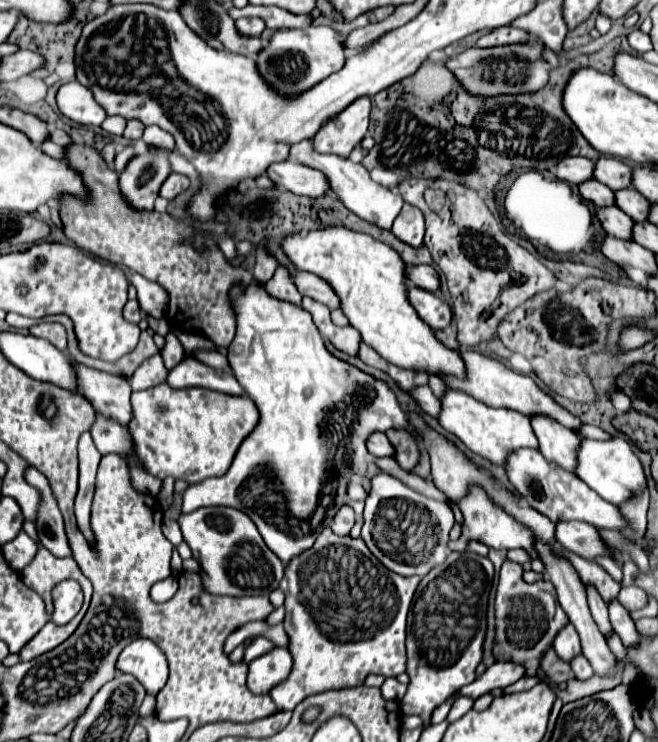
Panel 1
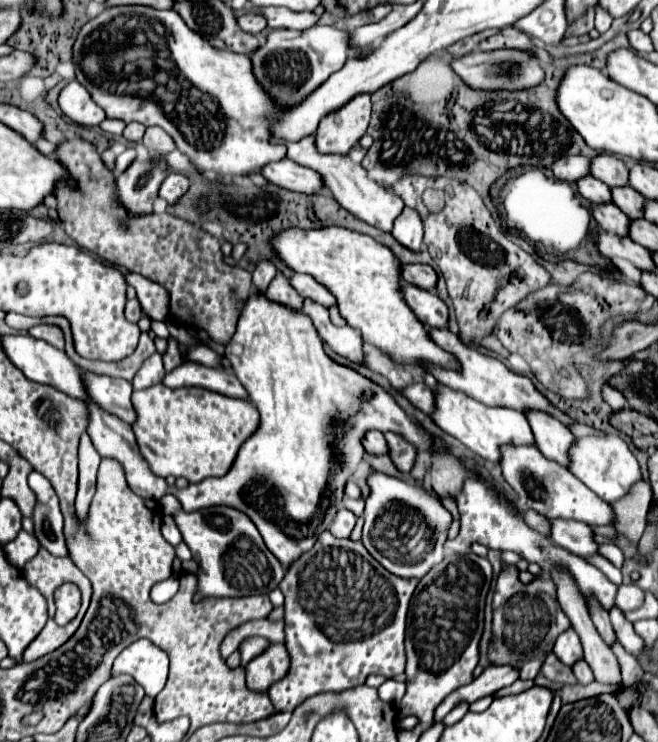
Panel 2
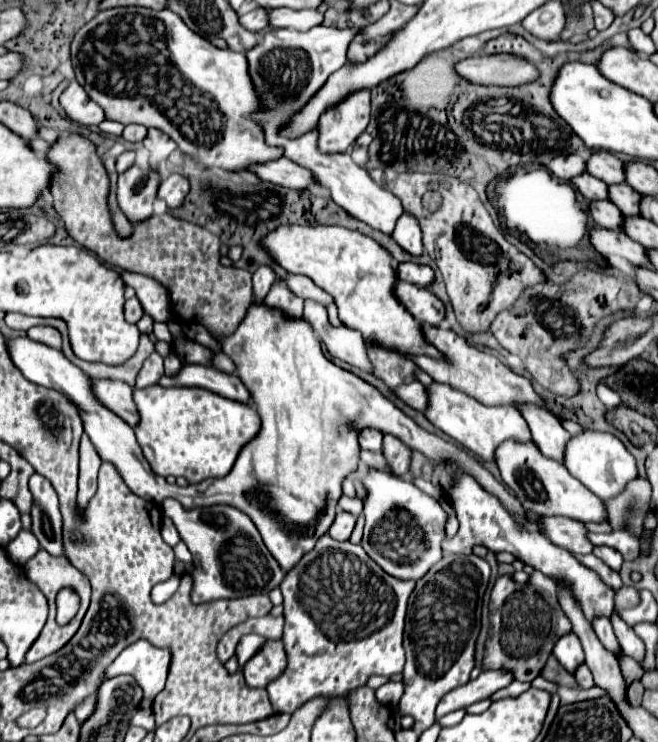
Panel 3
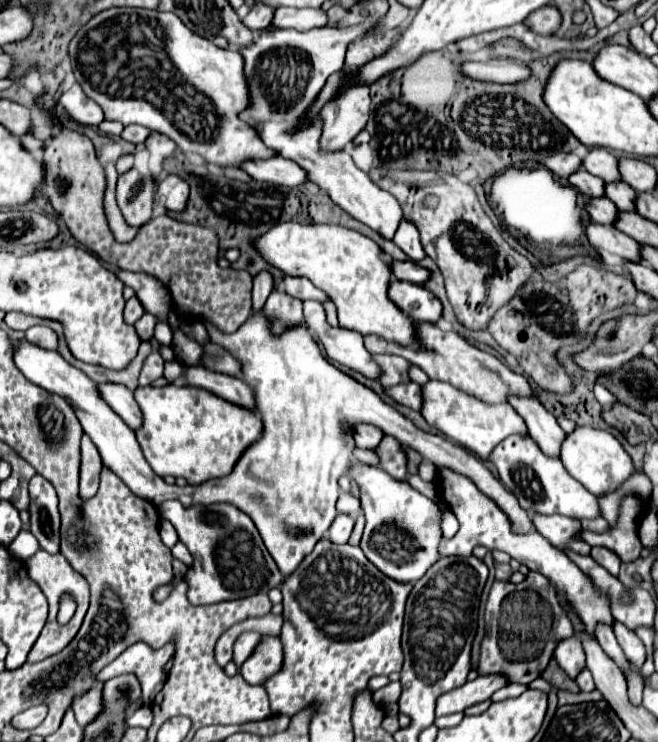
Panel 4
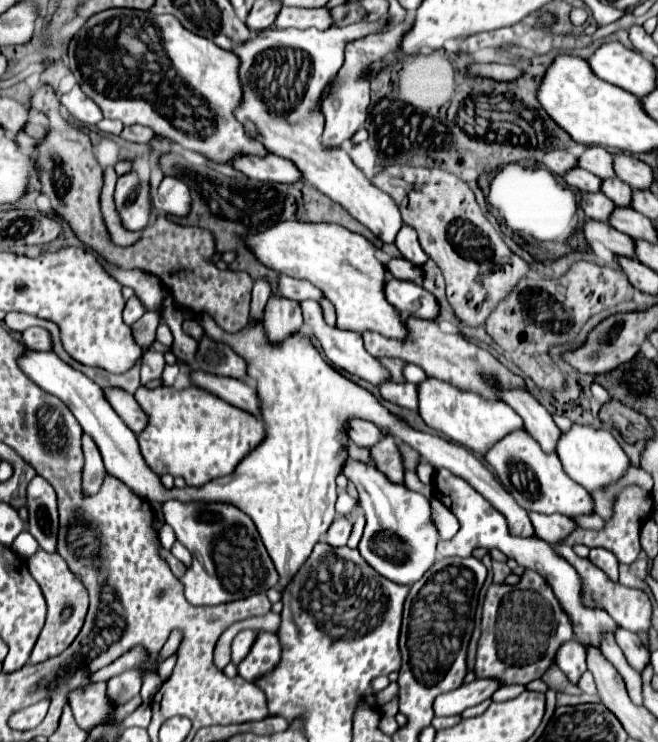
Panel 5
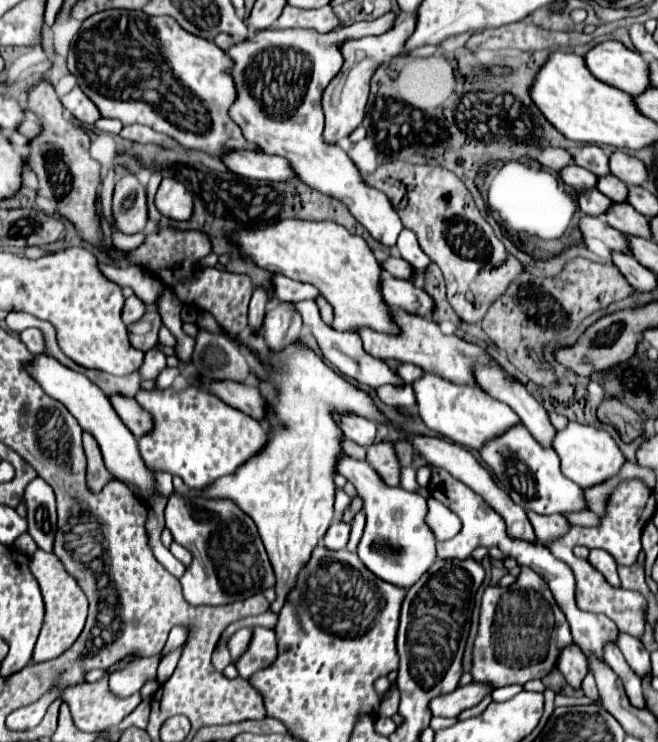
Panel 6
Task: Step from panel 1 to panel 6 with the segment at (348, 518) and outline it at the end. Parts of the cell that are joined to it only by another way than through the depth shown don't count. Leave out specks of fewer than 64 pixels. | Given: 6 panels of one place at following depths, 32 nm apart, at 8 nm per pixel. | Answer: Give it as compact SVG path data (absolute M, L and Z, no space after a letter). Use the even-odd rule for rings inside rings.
M334 520L324 536L324 546L330 550L340 550L346 546L350 536L350 524L342 524L342 520Z

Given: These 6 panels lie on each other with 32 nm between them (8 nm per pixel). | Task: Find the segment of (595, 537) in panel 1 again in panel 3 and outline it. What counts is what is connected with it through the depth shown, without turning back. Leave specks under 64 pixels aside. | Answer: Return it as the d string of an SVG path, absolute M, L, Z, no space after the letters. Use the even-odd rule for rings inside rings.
M550 516L540 518L540 526L544 528L544 534L550 538L552 544L566 548L572 554L592 554L594 544L586 540L588 530L582 522L562 518L562 516Z

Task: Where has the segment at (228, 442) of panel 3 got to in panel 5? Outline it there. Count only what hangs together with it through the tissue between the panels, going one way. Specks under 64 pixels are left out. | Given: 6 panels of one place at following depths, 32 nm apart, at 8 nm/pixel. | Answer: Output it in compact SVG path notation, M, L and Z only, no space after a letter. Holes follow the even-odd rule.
M140 386L134 396L148 418L146 428L138 434L138 444L146 464L158 476L164 476L164 474L172 474L174 478L182 476L188 486L202 486L214 478L228 476L230 472L234 472L236 464L264 438L264 422L258 416L252 416L246 410L234 408L232 404L224 402L222 398L198 386L188 386L184 390L178 390L174 386L162 386L152 390L146 386Z

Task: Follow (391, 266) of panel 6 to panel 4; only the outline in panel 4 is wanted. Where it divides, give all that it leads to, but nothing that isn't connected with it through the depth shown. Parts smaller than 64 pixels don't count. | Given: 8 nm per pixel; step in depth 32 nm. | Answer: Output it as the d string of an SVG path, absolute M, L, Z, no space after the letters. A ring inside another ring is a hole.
M406 260L406 262L394 262L392 272L394 272L394 276L398 280L406 280L406 282L420 284L420 286L424 286L430 280L430 276L432 276L432 272L428 268L416 264L416 262L410 262L410 260Z

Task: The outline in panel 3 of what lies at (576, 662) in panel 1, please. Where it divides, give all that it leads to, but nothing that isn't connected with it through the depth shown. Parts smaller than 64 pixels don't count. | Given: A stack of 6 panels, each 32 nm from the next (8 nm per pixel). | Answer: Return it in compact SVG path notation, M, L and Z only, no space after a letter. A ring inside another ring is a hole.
M580 664L580 666L576 668L574 676L576 676L576 680L578 680L578 684L580 684L582 688L590 688L590 686L594 684L594 682L592 682L592 672L590 672L590 668L588 668L586 664Z

